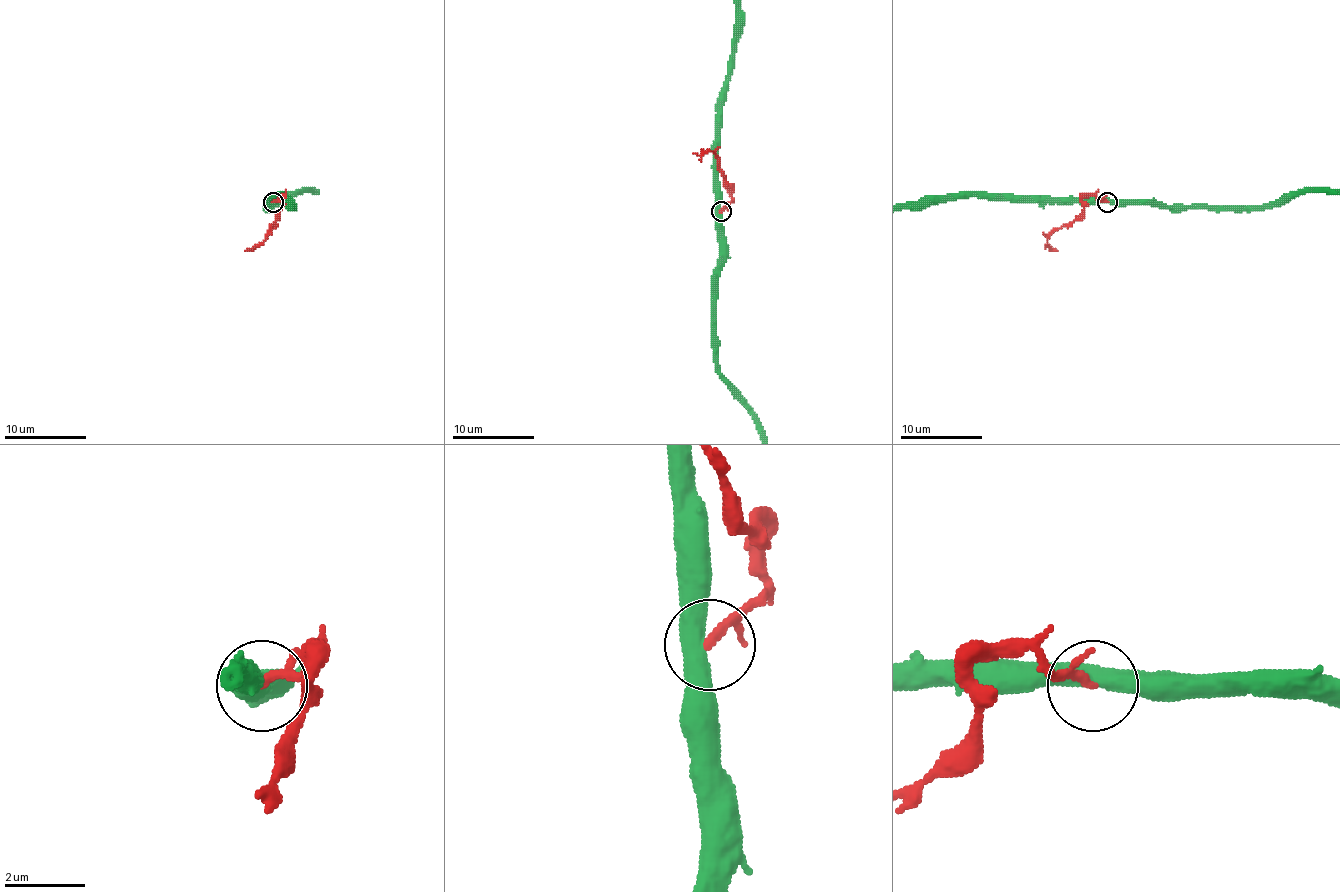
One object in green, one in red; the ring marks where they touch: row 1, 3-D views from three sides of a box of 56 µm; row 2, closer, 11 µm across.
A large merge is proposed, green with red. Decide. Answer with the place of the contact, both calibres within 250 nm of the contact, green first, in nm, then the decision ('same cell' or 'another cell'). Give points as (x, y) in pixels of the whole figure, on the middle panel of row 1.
place (721, 211); calibres 480 and 160 nm; another cell

